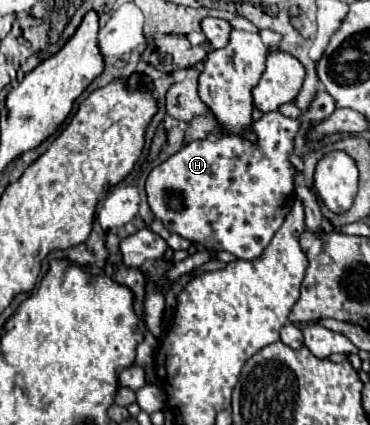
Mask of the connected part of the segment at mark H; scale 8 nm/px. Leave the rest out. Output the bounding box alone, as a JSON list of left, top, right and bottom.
[146,112,300,260]

